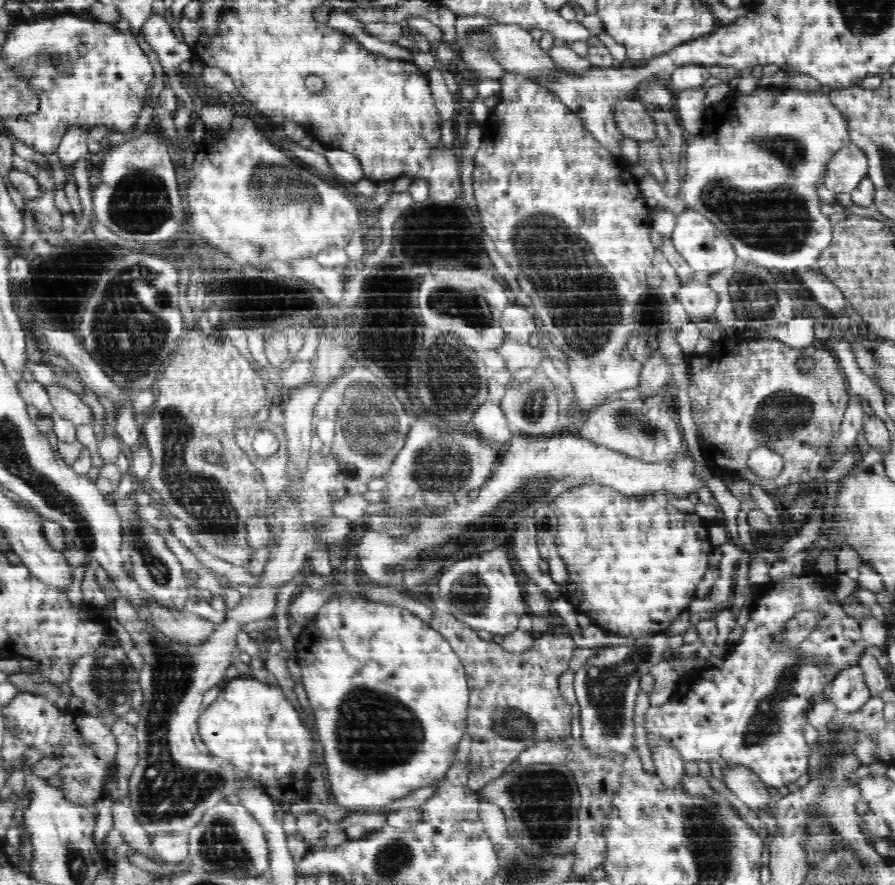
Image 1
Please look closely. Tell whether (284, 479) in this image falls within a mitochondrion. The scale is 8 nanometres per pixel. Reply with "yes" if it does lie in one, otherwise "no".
no

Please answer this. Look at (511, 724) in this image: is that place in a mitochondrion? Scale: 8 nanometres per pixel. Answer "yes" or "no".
yes

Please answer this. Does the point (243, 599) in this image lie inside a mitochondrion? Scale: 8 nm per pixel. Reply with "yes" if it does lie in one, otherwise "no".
no

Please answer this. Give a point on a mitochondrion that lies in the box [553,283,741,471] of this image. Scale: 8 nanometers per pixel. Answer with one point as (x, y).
(651, 432)

